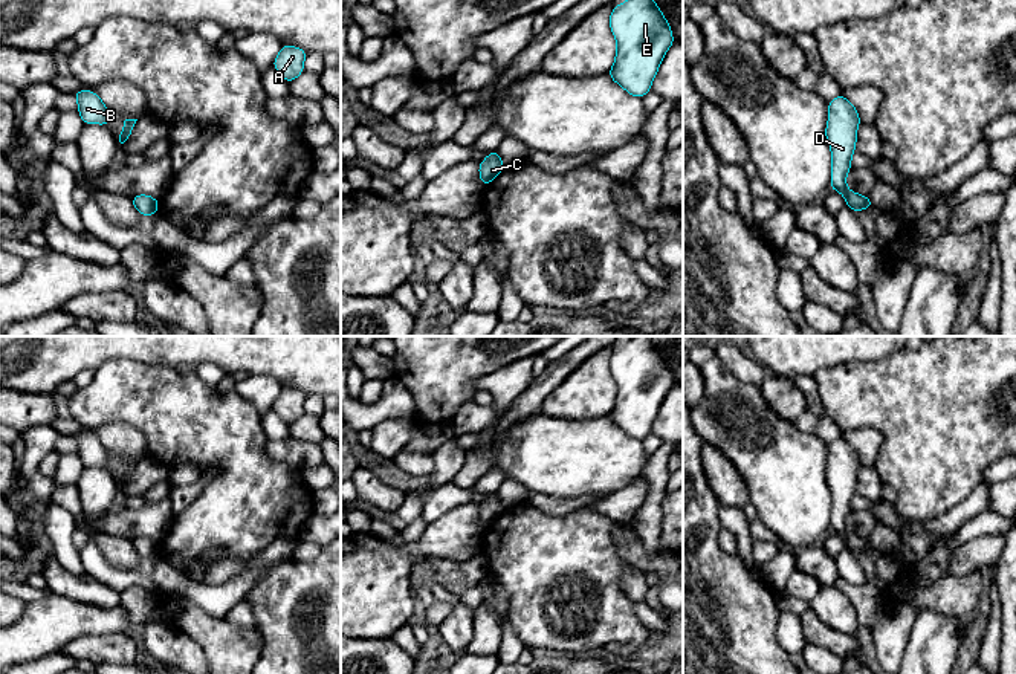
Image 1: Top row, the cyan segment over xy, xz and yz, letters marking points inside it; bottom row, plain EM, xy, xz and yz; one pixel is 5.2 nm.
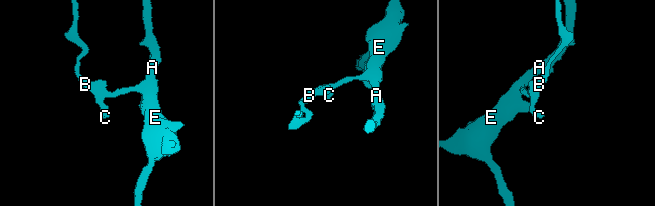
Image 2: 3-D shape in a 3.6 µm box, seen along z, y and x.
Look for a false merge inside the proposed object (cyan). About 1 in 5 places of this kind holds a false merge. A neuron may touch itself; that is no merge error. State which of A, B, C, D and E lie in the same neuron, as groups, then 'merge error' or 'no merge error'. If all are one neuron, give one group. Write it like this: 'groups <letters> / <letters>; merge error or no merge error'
groups A B C D E; no merge error

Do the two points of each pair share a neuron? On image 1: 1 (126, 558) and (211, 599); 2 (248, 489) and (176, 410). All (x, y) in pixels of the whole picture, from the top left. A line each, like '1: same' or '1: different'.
1: different
2: same

